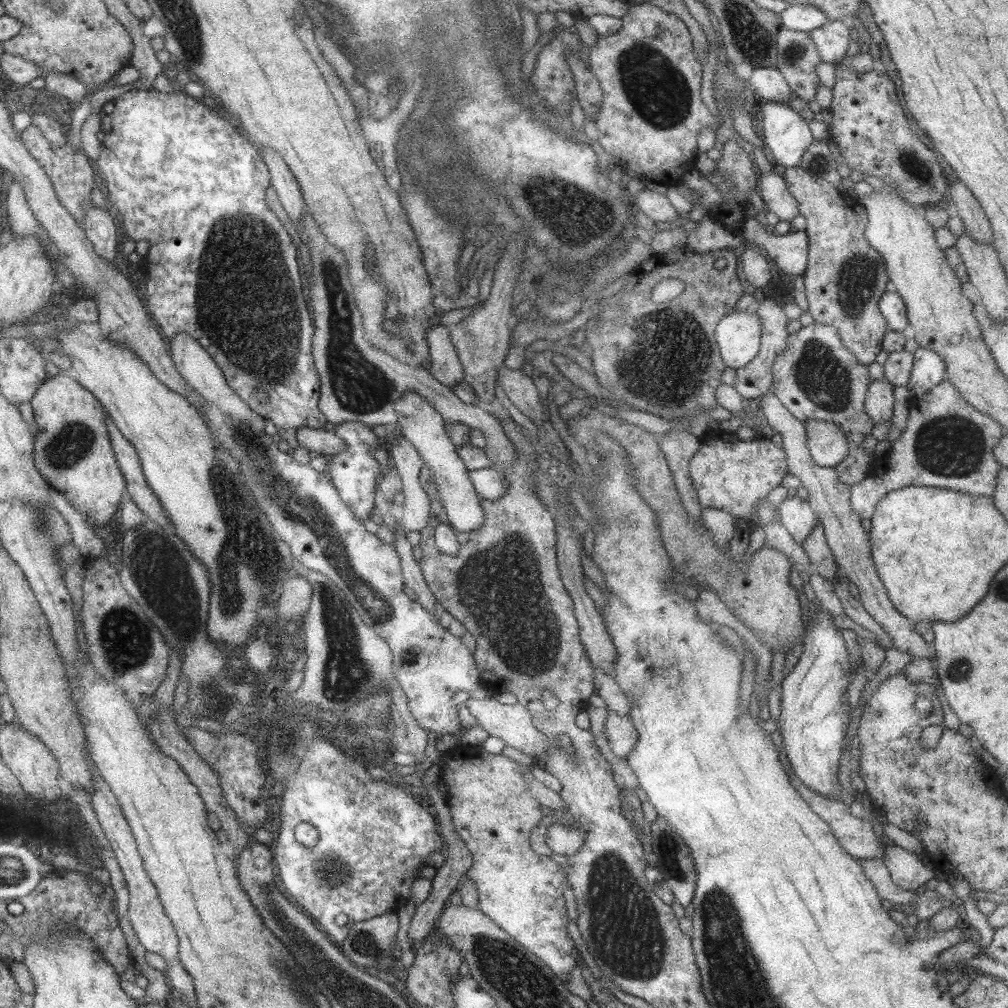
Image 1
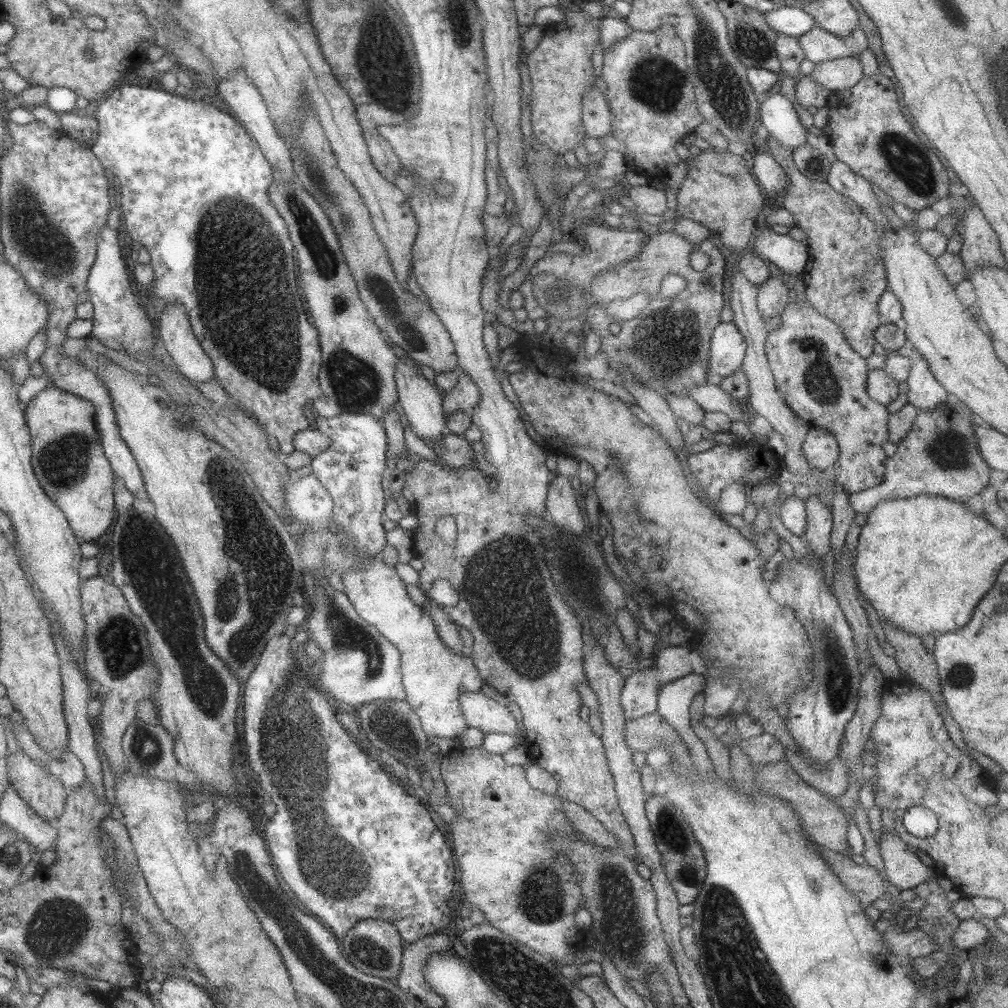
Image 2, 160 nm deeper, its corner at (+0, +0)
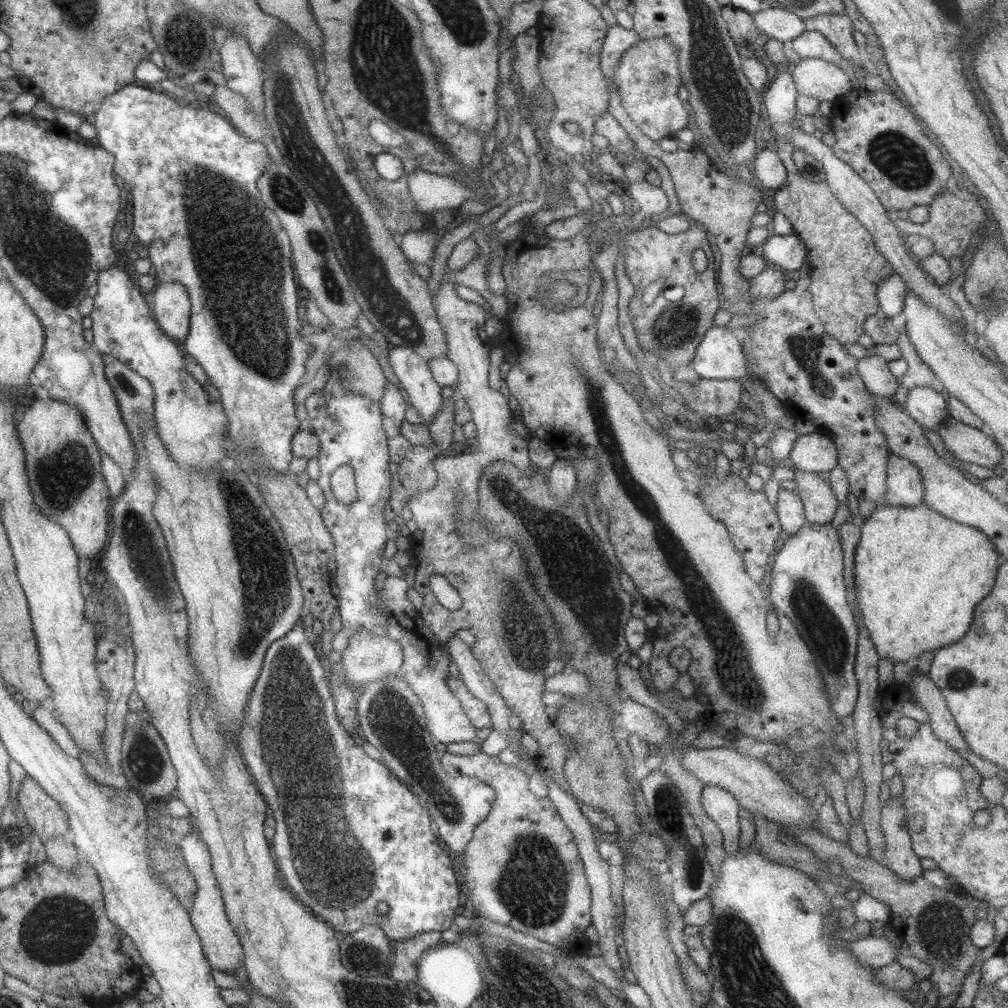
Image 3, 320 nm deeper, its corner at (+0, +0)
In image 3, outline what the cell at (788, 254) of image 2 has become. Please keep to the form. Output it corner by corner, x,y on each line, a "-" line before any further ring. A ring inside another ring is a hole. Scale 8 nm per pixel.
771,235
760,245
759,253
765,260
779,266
782,271
801,271
806,266
806,248
796,235

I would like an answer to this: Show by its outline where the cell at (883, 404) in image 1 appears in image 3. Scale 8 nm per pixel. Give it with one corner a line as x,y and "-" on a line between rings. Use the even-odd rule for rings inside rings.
877,354
857,360
857,372
867,393
879,398
893,397
898,387
897,378
891,374
887,362

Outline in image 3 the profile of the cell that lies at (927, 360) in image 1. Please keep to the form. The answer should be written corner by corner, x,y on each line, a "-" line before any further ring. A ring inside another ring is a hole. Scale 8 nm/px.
914,387
907,392
907,400
902,408
921,428
935,431
947,416
947,398
945,393
937,393
931,387

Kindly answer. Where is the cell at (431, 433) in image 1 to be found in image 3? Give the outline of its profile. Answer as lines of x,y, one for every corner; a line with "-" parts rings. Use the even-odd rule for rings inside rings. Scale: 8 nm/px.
394,346
389,347
388,363
406,402
417,410
421,423
429,424
440,410
442,399
428,362
409,346

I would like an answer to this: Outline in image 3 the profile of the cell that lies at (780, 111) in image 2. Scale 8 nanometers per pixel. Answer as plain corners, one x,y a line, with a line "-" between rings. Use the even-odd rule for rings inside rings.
780,65
771,84
762,92
763,106
770,122
783,124
793,120
796,112
796,88
788,65

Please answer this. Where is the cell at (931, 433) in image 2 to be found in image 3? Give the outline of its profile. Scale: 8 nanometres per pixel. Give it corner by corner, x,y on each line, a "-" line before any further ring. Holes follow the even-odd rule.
890,454
886,468
886,493
875,505
913,507
922,503
922,496
921,475
917,467
913,467
911,461

